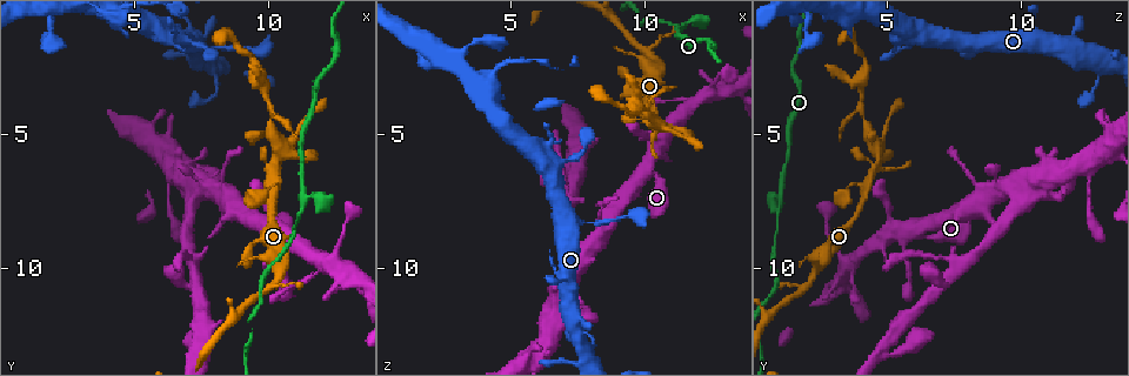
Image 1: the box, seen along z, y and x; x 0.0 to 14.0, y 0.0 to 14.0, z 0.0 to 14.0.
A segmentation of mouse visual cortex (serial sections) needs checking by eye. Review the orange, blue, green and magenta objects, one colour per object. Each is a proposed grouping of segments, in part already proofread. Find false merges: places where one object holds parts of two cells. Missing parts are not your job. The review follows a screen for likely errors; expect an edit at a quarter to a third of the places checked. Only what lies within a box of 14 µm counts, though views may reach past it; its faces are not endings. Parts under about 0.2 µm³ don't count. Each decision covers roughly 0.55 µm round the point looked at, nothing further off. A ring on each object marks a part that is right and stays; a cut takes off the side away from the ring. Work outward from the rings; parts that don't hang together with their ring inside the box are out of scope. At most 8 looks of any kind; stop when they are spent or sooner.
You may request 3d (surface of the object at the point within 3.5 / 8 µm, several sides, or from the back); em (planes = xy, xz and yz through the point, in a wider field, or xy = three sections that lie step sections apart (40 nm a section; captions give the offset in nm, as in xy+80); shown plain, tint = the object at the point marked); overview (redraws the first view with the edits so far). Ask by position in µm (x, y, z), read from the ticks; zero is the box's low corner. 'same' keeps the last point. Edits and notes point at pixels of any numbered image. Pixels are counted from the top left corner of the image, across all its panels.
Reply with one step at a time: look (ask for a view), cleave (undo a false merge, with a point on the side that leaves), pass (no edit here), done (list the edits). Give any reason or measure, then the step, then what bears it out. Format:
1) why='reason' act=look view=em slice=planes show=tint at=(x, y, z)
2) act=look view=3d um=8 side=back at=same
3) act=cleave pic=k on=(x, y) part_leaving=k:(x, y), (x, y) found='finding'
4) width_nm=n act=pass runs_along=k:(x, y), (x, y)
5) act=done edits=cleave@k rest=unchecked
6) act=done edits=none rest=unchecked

why='narrows sharply' act=look view=3d um=3.5 at=(11.1, 8.2, 1.0)

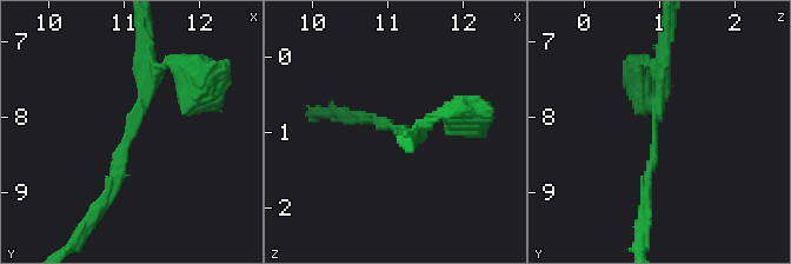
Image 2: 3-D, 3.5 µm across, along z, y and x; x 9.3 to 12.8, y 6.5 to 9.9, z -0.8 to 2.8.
arm_widths_nm=150,200 act=look view=em slice=xy step=5 show=tint at=(11.10, 8.25, 1.00)

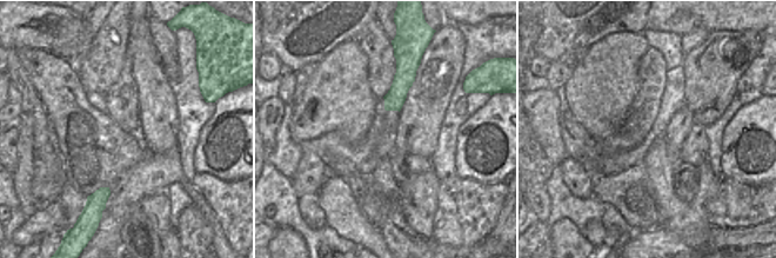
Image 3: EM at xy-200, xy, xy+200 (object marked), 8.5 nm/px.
act=pass runs_along=2:(147, 58), (147, 94), (100, 203) found='all the same cell'

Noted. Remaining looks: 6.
why='abrupt turn' act=look view=3d um=3.5 at=(10.1, 8.7, 6.3)

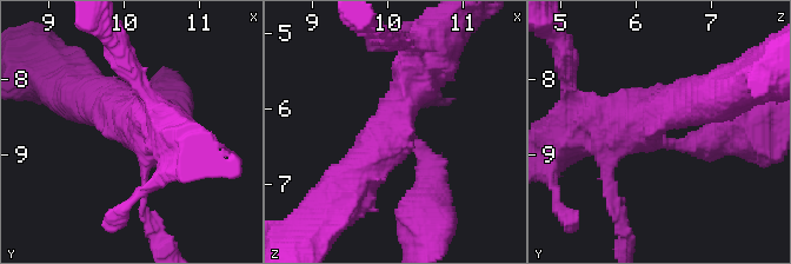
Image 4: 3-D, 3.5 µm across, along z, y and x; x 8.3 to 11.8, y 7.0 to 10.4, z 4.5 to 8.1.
why='need the tissue' act=look view=em slice=xy step=2 show=tint at=(10.10, 8.60, 6.20)

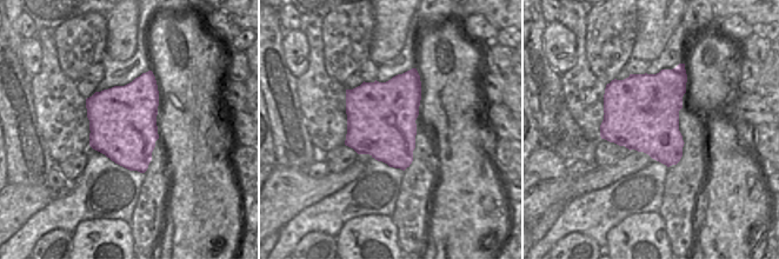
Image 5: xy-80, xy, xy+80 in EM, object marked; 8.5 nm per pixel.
act=pass runs_along=4:(167, 139), (88, 100) found='one cell here'

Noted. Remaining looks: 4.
why='narrows sharply' act=look view=3d um=3.5 at=(10.1, 4.4, 4.2)

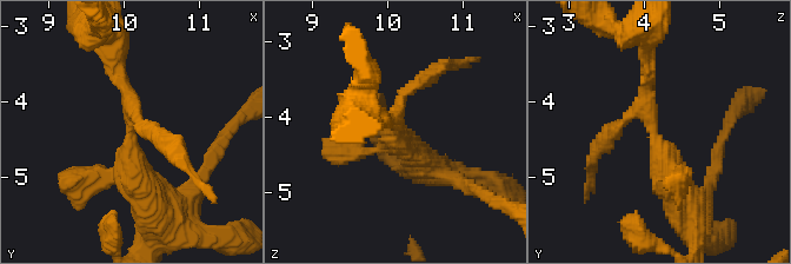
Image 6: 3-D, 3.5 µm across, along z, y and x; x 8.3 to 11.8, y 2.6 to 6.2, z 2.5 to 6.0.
act=look view=em slice=planes show=tint at=(10.10, 4.35, 4.15)

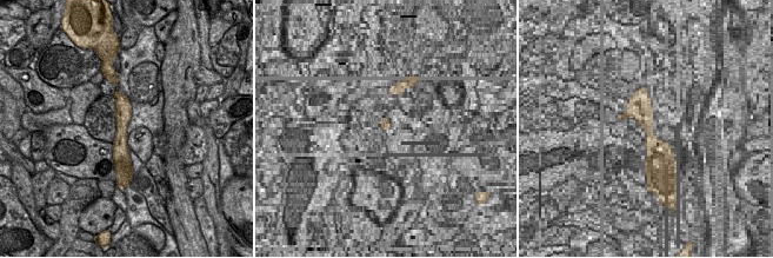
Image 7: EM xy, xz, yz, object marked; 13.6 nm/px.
act=pass runs_along=7:(118, 96), (121, 101), (119, 164) found='all the same cell'

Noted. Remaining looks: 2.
act=done edits=none rest=unchecked

